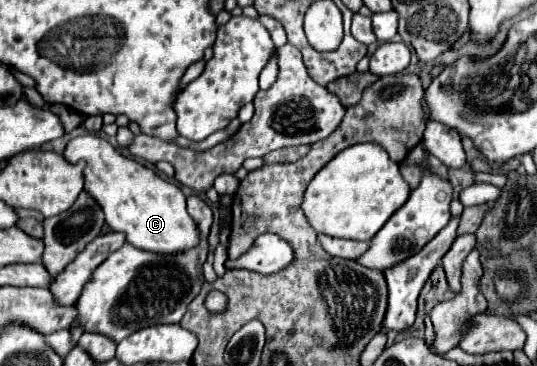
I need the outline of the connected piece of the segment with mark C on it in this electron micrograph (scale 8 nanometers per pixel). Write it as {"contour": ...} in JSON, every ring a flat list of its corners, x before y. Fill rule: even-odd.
{"contour":[[94,134,72,138,62,156,70,164,84,162,84,190,100,204,110,230,124,232,130,244,160,254,182,252,196,246,198,228,186,212,186,196,176,184,164,180,130,156,116,152,106,138]]}

